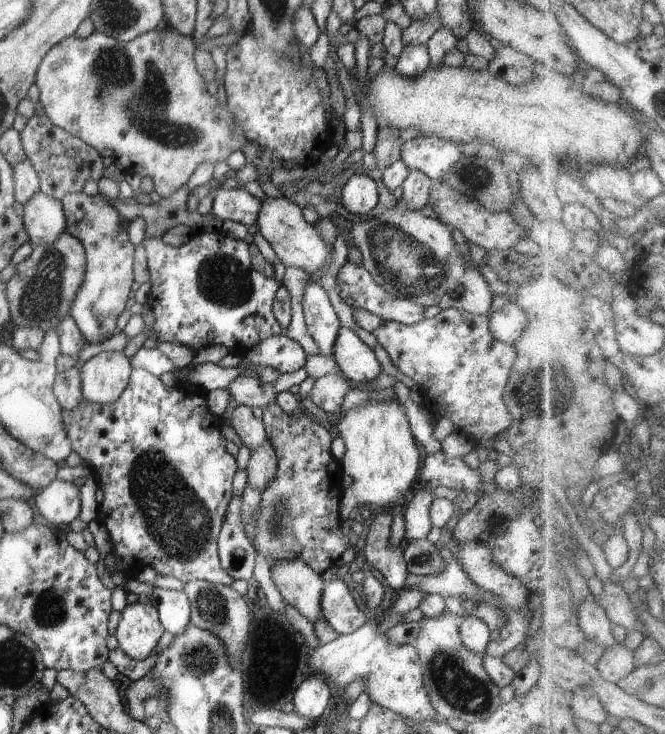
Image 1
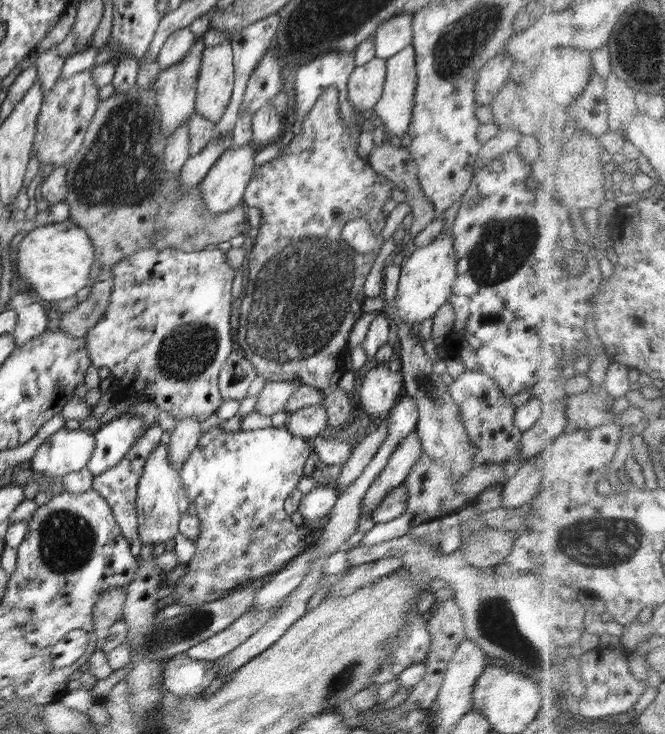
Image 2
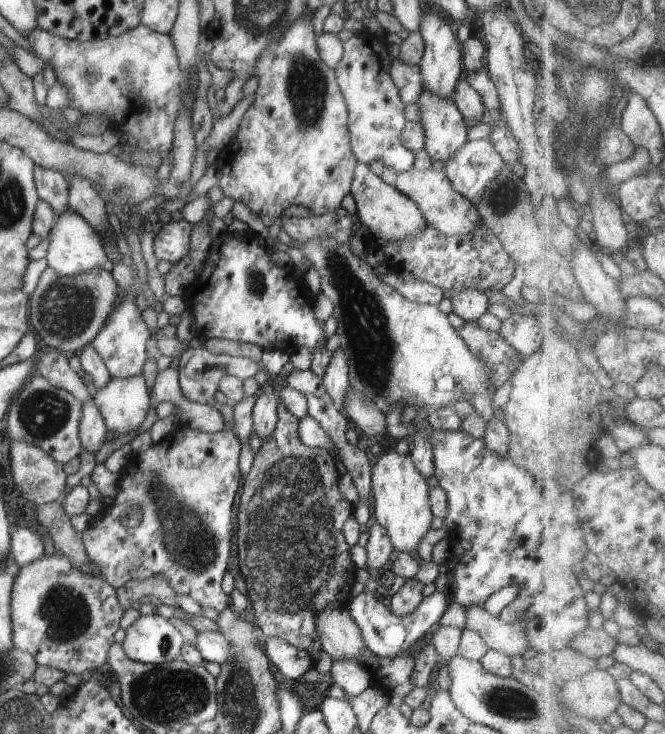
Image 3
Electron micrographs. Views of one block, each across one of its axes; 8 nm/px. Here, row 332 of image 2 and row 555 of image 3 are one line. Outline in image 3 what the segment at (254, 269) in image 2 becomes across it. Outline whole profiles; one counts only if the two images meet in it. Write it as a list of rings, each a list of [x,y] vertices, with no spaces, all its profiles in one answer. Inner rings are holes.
[[[284,404],[278,406],[274,432],[262,442],[242,484],[236,516],[238,564],[245,578],[248,598],[252,601],[258,632],[265,636],[278,636],[315,659],[322,651],[316,616],[326,607],[346,608],[358,589],[357,567],[350,559],[351,546],[342,534],[344,523],[353,515],[355,508],[340,494],[338,481],[341,475],[336,469],[334,456],[323,448],[302,444],[298,428],[300,420],[288,412]]]

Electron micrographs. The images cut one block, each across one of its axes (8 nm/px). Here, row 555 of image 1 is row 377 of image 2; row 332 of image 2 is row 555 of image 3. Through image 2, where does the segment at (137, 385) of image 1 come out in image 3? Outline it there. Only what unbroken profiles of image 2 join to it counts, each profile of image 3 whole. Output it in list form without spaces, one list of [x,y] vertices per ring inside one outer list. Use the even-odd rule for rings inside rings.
[[[186,425],[174,428],[161,441],[152,443],[145,452],[133,455],[127,461],[126,468],[120,475],[120,490],[118,490],[118,494],[114,498],[115,502],[109,509],[102,511],[101,515],[92,518],[88,528],[82,532],[82,540],[88,559],[100,566],[100,573],[106,579],[106,582],[111,584],[112,588],[117,589],[130,580],[144,580],[144,578],[151,576],[162,575],[177,594],[190,596],[202,608],[214,608],[214,610],[220,612],[226,610],[228,605],[231,604],[231,596],[226,594],[220,585],[222,578],[224,578],[224,573],[228,570],[228,559],[230,558],[230,552],[232,552],[232,536],[234,536],[234,516],[232,516],[232,510],[234,510],[234,496],[236,496],[238,486],[242,482],[242,472],[240,472],[239,468],[240,455],[241,442],[238,440],[236,432],[234,432],[234,426],[230,429],[224,428],[218,432],[208,433],[188,428]]]

